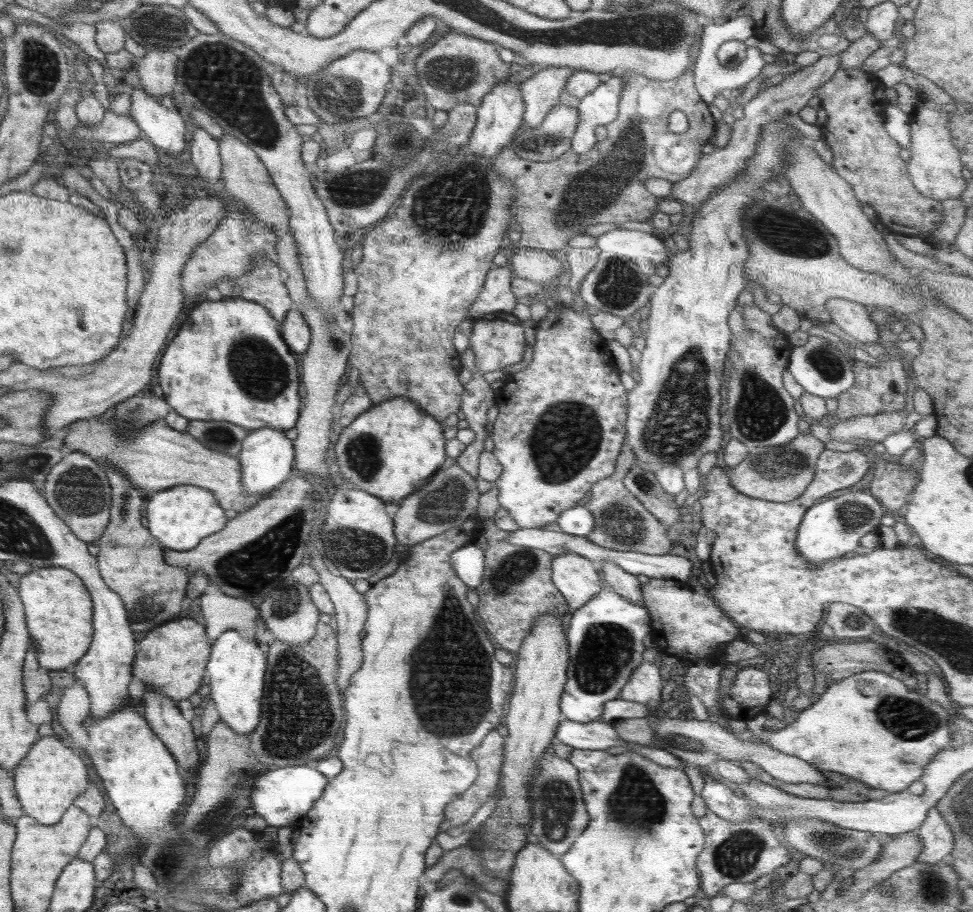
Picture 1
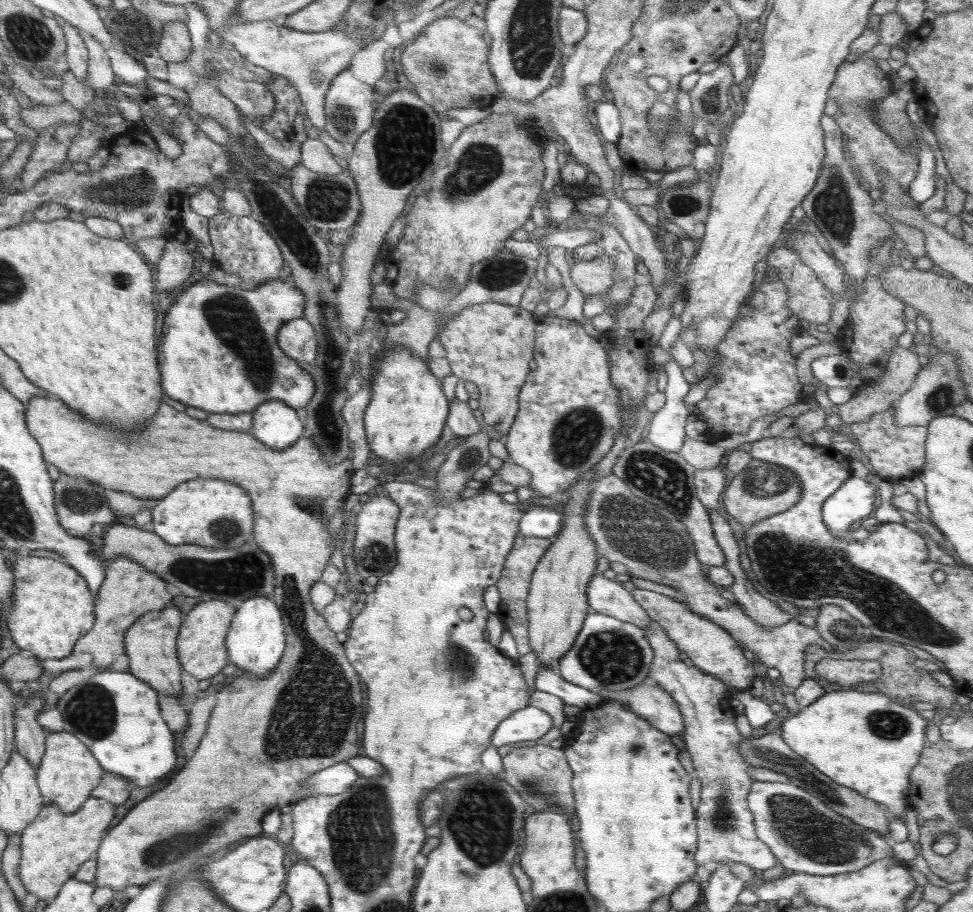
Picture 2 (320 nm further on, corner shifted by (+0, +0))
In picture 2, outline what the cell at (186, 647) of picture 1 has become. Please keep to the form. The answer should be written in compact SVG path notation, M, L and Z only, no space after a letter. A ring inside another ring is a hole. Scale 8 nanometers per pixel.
M212 599L193 606L188 618L184 619L178 636L179 661L184 670L198 681L212 679L224 666L228 666L226 638L234 616L235 608L227 601Z

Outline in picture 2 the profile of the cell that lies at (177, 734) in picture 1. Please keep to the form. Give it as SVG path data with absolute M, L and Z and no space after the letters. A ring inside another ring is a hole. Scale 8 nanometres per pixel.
M174 604L167 609L144 613L126 634L126 656L129 658L129 673L148 683L157 692L178 696L182 692L180 674L182 666L178 655L178 636L182 614Z

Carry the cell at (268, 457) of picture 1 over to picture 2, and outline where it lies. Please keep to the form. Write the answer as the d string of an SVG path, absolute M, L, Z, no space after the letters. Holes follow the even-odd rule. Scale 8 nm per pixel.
M268 401L252 411L251 434L262 445L282 450L303 437L303 422L284 402Z

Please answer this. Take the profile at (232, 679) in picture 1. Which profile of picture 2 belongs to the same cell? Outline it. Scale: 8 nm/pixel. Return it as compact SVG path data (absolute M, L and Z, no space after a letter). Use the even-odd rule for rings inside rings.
M269 596L248 598L235 610L234 620L228 629L226 645L229 664L238 665L239 674L252 678L266 678L280 662L286 644L286 635L280 609Z

